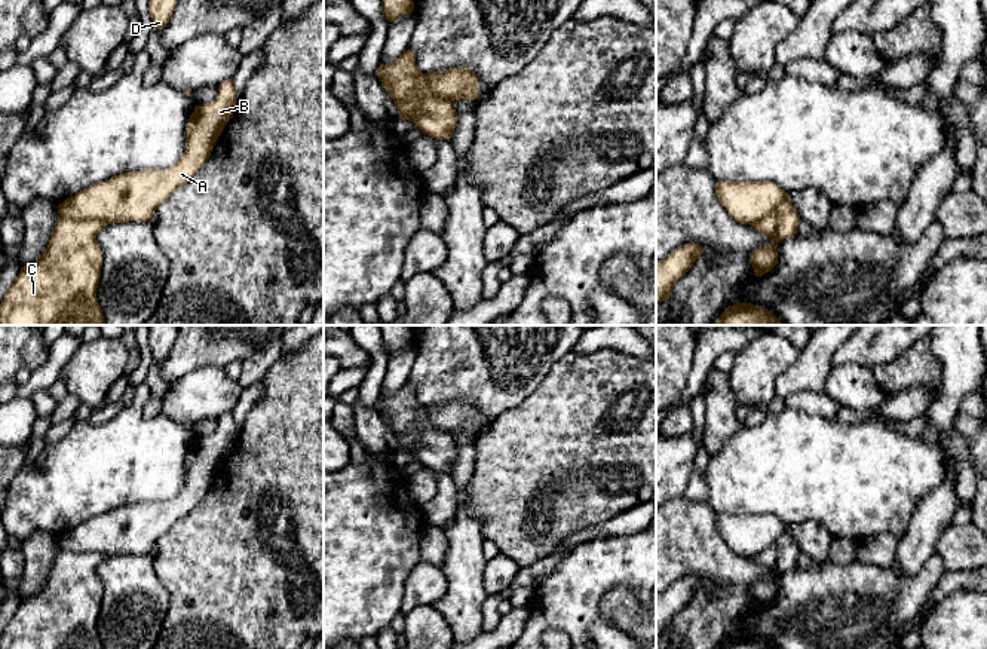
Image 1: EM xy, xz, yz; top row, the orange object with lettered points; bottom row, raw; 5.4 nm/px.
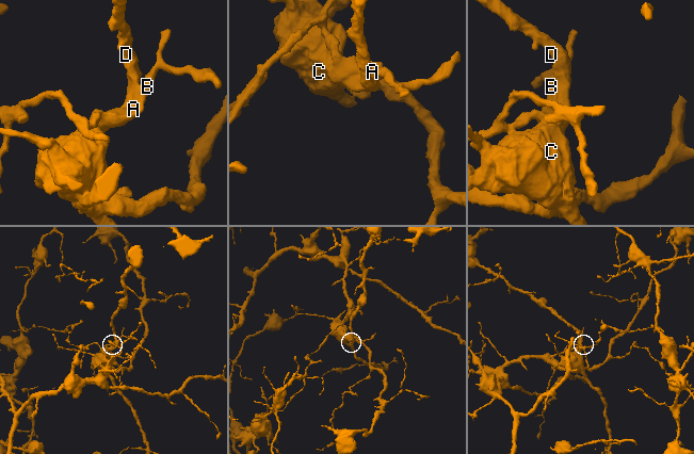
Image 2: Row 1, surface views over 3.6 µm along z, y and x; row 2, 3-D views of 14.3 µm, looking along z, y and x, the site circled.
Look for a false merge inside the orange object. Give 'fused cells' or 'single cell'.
fused cells

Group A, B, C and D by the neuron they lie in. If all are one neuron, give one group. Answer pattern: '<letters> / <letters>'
A B / C D

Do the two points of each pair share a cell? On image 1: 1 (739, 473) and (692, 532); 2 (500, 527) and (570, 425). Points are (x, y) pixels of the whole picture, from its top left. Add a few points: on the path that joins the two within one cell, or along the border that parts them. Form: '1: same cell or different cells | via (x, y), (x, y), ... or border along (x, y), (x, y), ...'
1: different cells | border along (707, 502), (716, 513)
2: same cell | via (523, 502), (535, 481), (566, 450)

